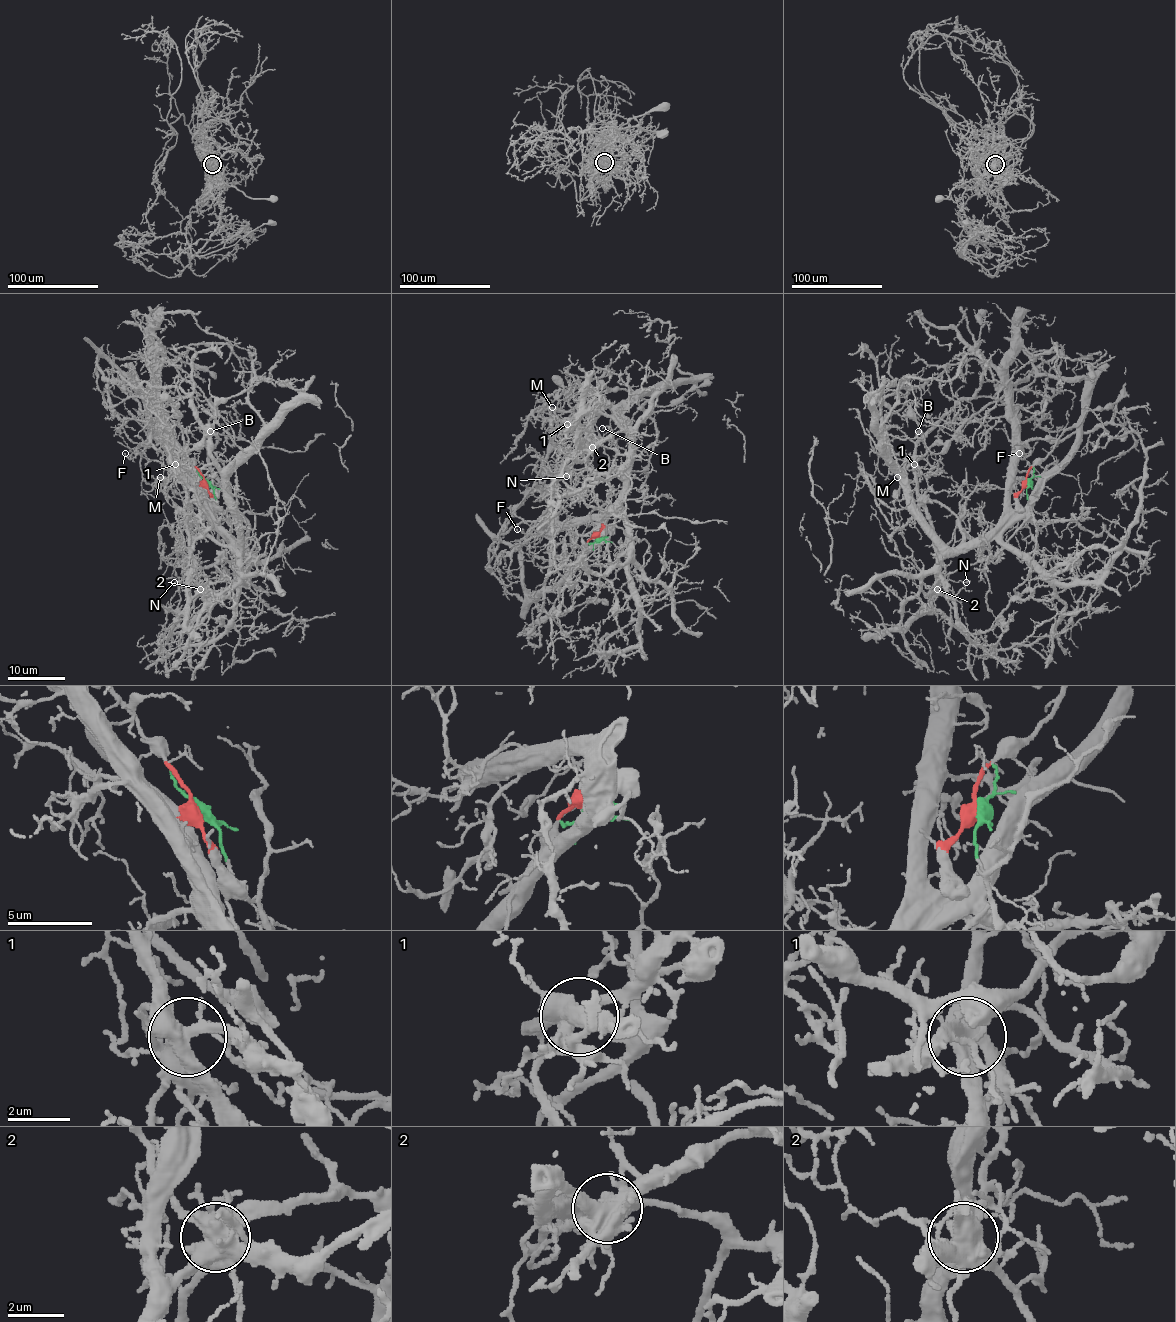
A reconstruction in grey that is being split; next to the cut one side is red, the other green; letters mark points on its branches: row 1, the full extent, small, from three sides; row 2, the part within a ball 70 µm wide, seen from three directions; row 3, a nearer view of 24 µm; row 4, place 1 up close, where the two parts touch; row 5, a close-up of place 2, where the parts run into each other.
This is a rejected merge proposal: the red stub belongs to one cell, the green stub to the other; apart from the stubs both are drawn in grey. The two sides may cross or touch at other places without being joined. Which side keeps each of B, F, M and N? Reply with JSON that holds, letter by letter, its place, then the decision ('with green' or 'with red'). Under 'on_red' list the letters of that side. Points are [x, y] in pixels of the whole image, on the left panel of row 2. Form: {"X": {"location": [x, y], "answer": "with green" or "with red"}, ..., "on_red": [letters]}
{"B": {"location": [210, 431], "answer": "with red"}, "F": {"location": [125, 453], "answer": "with red"}, "M": {"location": [160, 477], "answer": "with red"}, "N": {"location": [174, 582], "answer": "with green"}, "on_red": ["B", "F", "M"]}

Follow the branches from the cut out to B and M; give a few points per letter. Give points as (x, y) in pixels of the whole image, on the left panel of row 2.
B: (205, 482), (214, 519), (236, 548), (238, 522), (228, 478), (211, 456), (212, 435), (219, 439), (211, 430)
M: (205, 482), (214, 519), (236, 548), (228, 479), (214, 465), (188, 469), (175, 463), (166, 485), (160, 478)

